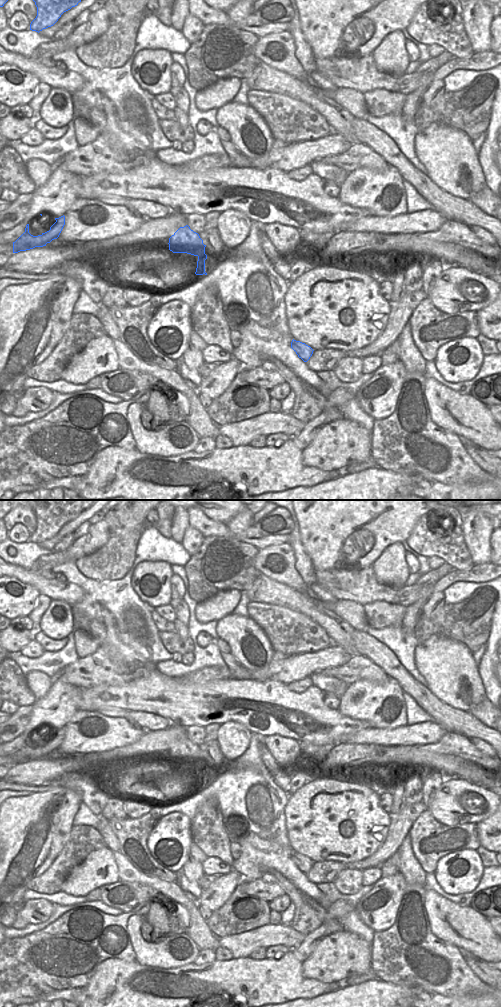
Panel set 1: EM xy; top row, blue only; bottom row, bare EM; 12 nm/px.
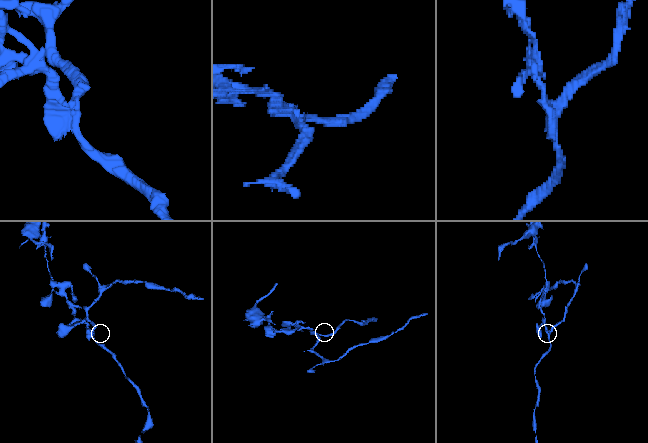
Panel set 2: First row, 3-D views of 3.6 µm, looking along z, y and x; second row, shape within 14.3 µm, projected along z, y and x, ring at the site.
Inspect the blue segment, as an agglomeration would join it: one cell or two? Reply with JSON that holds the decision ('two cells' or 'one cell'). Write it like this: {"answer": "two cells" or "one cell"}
{"answer": "two cells"}

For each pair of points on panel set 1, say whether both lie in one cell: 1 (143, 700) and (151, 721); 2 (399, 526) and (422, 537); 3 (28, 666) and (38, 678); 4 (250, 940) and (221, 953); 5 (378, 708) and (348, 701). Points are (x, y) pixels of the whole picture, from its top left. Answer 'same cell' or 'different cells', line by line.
1: different cells
2: different cells
3: different cells
4: different cells
5: same cell

